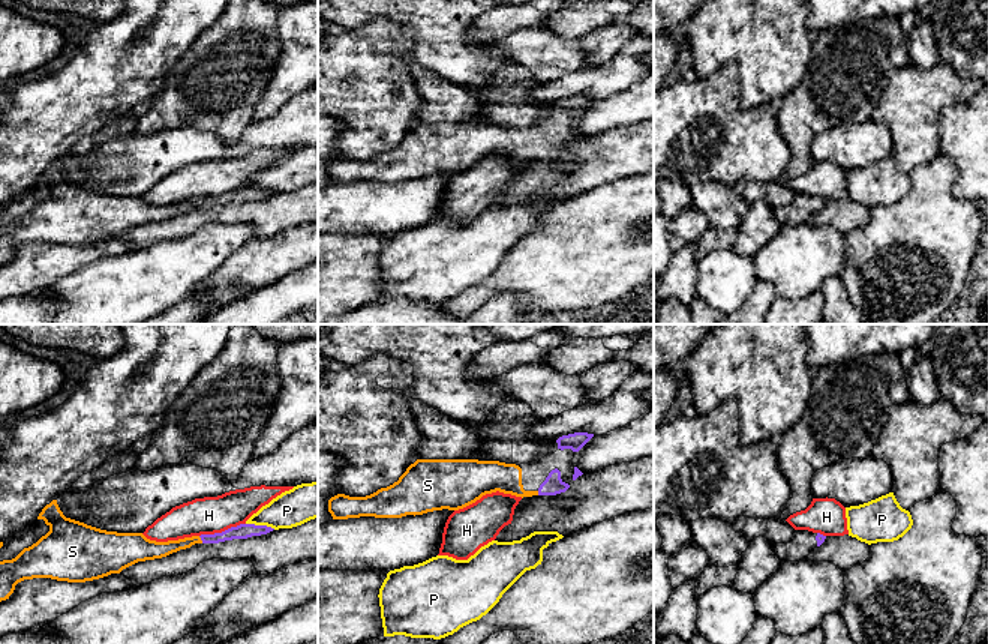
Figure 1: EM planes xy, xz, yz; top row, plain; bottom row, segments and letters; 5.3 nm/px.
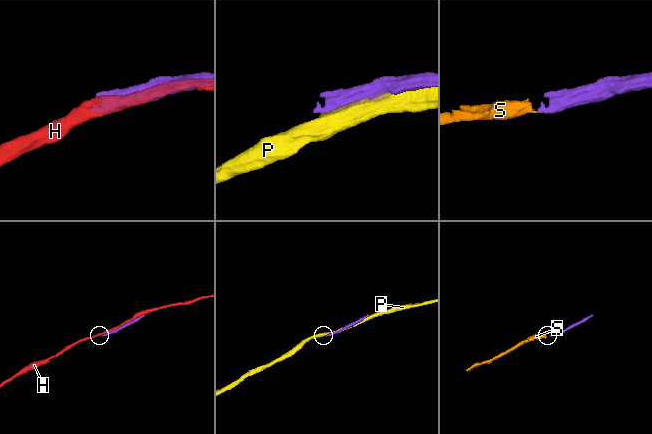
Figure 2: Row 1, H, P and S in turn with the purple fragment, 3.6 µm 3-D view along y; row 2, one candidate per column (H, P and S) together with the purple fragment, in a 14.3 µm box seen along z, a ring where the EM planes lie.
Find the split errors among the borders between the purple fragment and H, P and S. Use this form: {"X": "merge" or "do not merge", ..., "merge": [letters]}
{"H": "do not merge", "P": "do not merge", "S": "merge", "merge": ["S"]}

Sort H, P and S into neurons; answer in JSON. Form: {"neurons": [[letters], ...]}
{"neurons": [["H"], ["P"], ["S"]]}

